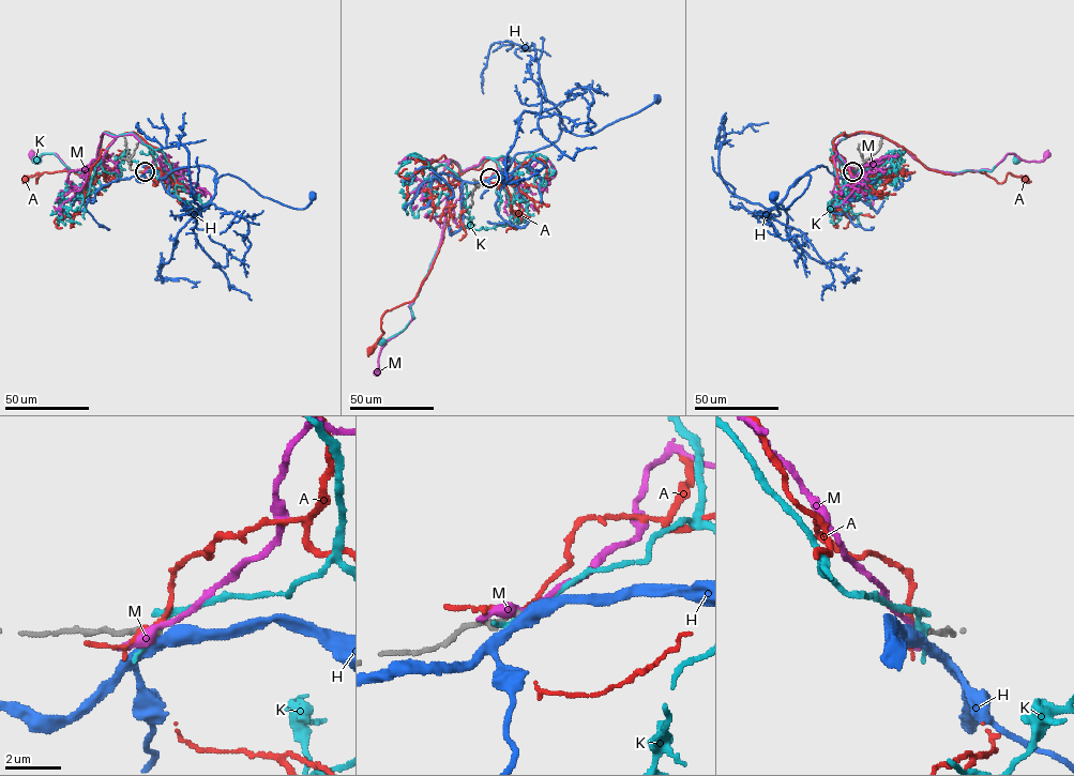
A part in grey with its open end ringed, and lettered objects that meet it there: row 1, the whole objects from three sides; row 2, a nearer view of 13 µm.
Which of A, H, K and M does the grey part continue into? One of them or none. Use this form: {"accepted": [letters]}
{"accepted": []}

